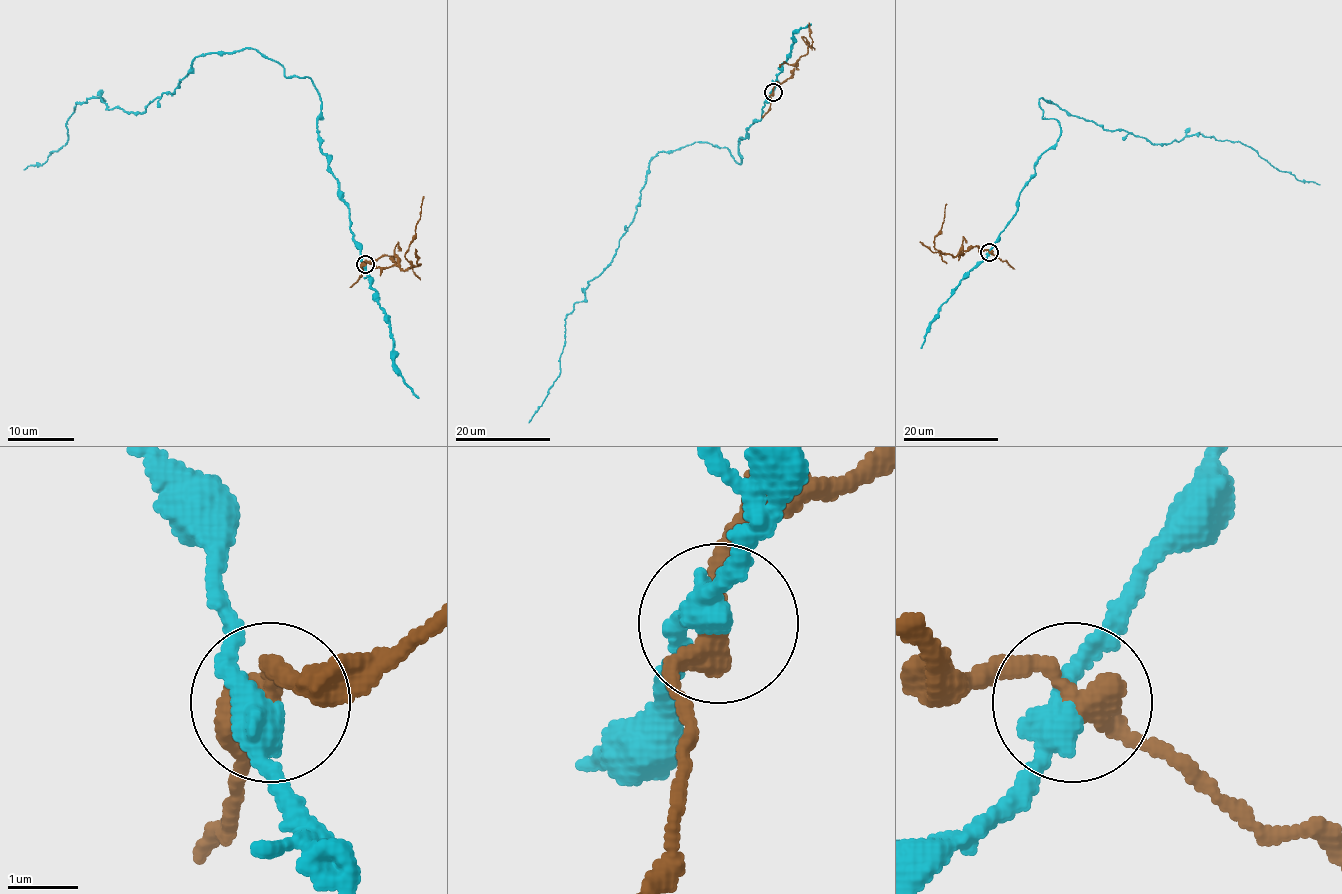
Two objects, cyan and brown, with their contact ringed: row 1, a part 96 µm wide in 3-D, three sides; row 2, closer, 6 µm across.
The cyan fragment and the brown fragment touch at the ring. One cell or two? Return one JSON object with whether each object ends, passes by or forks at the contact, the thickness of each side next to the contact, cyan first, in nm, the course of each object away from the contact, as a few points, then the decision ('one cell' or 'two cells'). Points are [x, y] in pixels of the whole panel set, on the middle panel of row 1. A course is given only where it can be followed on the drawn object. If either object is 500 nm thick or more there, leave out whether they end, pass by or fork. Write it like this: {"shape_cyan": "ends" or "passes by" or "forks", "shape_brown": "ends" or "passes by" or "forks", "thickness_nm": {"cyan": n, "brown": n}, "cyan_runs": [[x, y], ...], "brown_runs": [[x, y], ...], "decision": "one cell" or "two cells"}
{"shape_cyan": "passes by", "shape_brown": "passes by", "thickness_nm": {"cyan": 400, "brown": 360}, "cyan_runs": [[773, 93], [740, 138], [740, 163], [696, 141], [650, 162], [612, 262], [565, 320], [560, 373], [528, 423]], "brown_runs": [[773, 93], [776, 85], [789, 77], [795, 63], [807, 52], [807, 44], [801, 38], [814, 50]], "decision": "two cells"}

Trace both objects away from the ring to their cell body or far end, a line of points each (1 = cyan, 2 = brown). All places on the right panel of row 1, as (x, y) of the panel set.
1: (990, 252), (1056, 142), (1042, 98), (1153, 143), (1241, 142), (1320, 185)
2: (990, 252), (974, 246), (955, 256), (941, 253), (935, 247), (934, 239), (944, 220), (947, 204)

